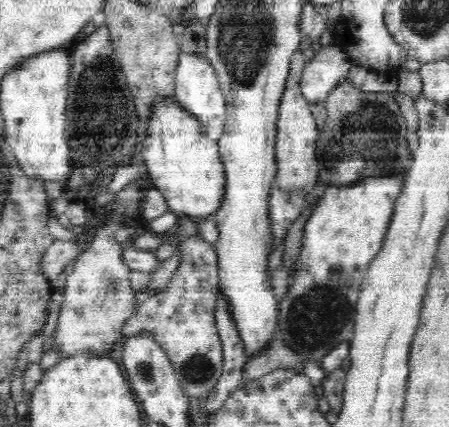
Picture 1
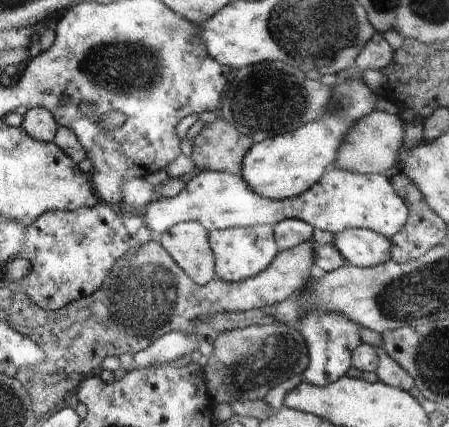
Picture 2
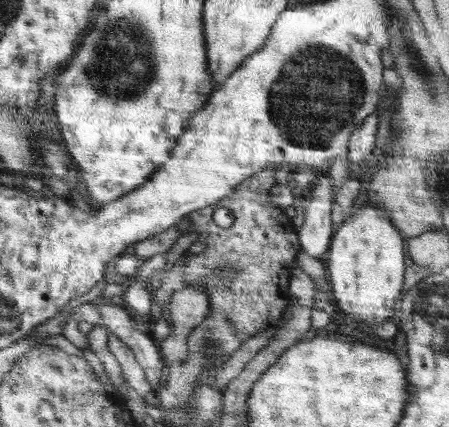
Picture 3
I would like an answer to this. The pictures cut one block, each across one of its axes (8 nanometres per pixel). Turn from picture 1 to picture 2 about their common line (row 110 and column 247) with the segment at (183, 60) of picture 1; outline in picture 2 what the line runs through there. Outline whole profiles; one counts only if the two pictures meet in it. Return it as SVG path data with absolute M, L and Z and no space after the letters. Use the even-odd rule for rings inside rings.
M331 166L323 180L315 184L309 192L291 200L267 200L251 190L243 176L233 176L229 172L201 172L195 176L187 188L177 198L159 198L149 204L145 212L147 228L153 232L169 232L181 222L201 222L209 234L215 230L229 228L251 228L251 226L277 226L283 220L305 220L319 230L327 230L333 236L351 230L363 228L383 234L385 238L395 236L407 222L407 206L393 192L389 180L383 174L365 176L351 170L341 170Z

